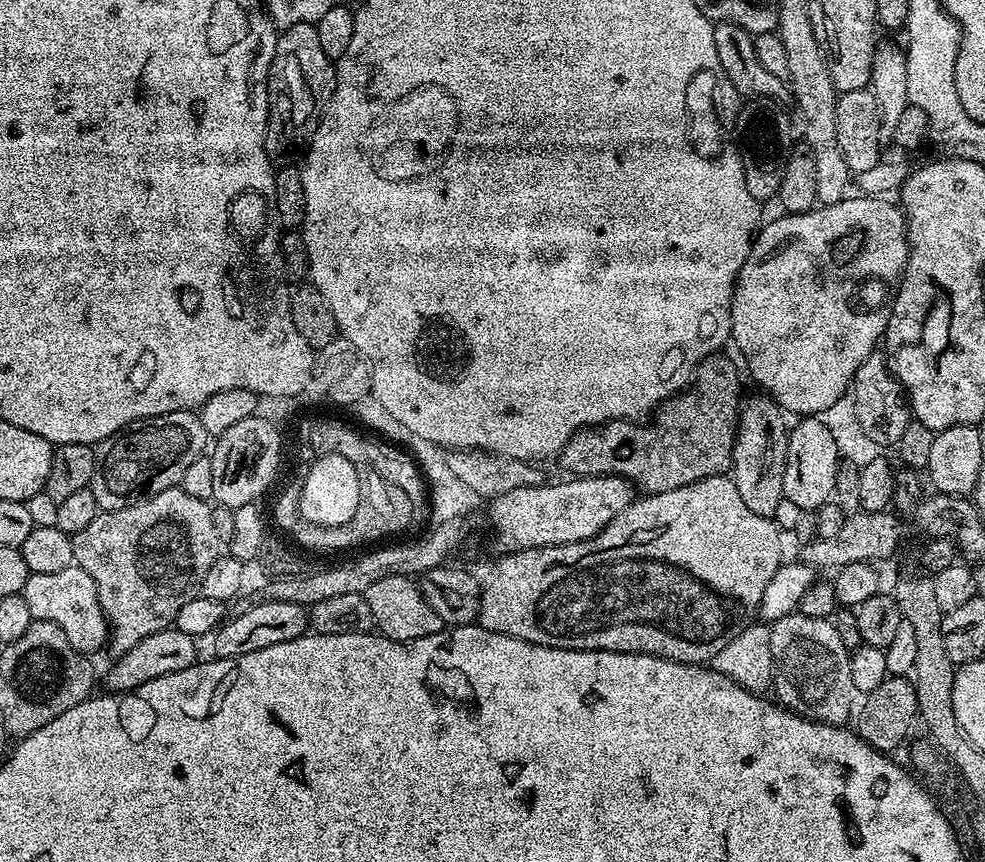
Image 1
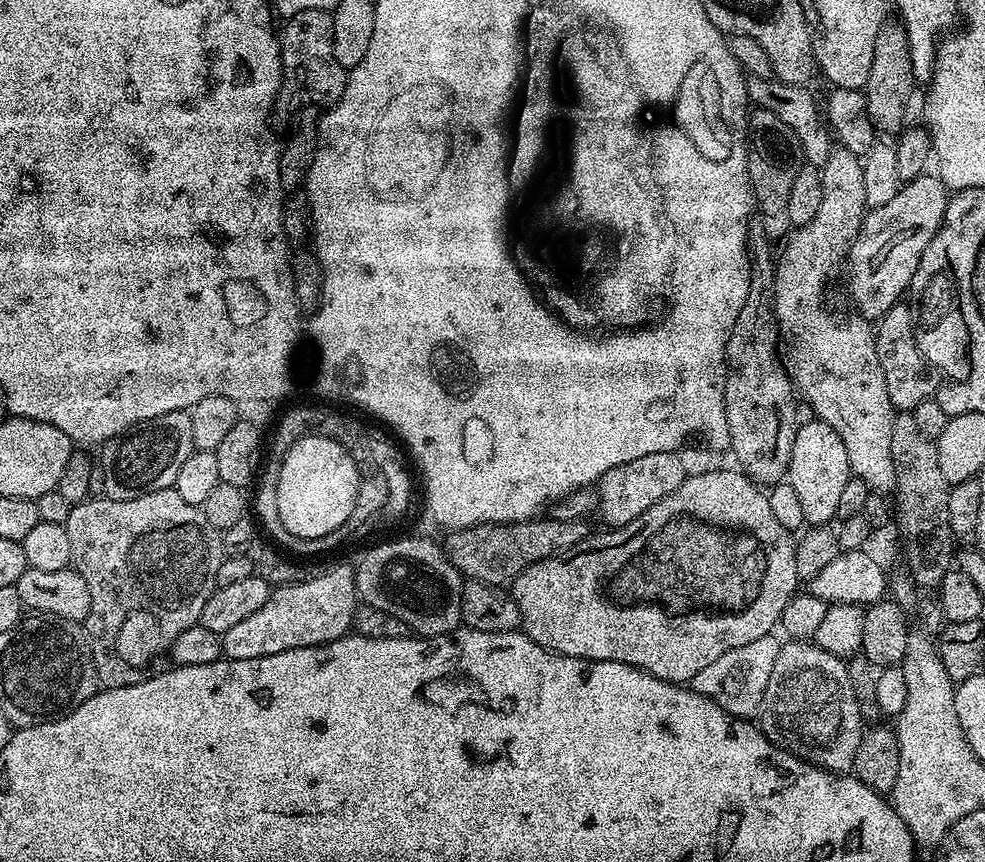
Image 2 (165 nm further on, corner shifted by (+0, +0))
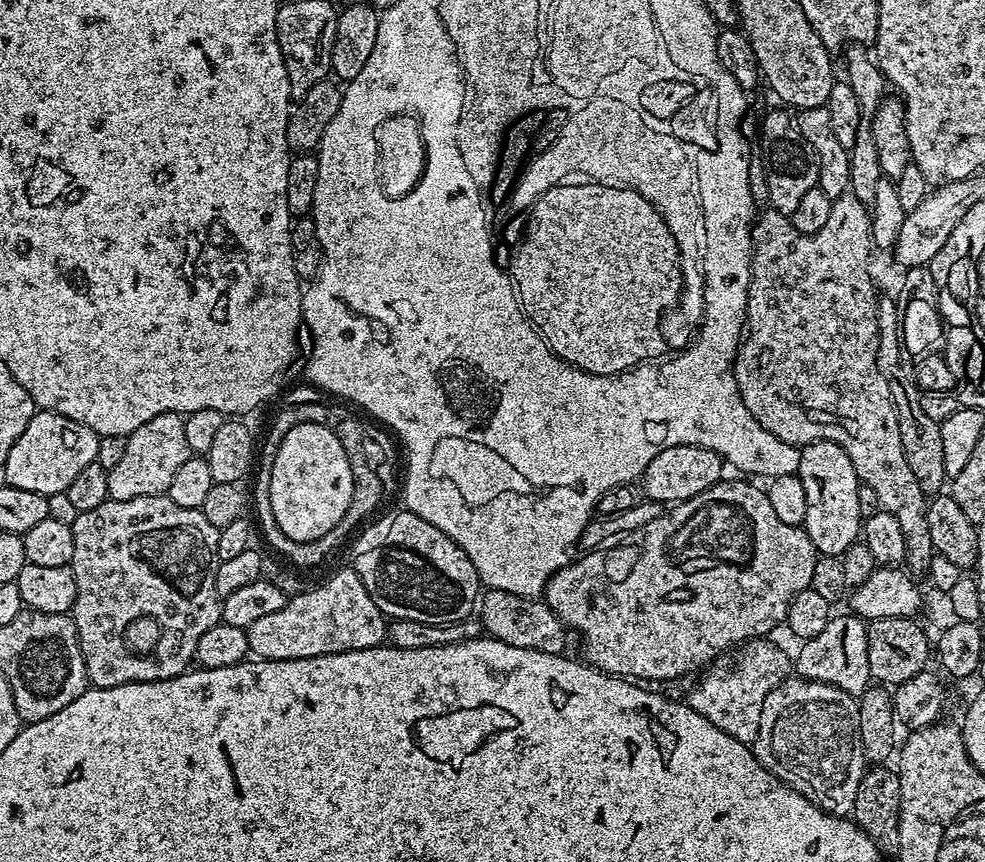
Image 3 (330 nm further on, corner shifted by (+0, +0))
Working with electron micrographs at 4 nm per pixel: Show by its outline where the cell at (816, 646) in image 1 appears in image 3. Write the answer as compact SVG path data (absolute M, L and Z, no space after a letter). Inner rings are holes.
M789 678L777 684L775 690L766 694L766 706L762 706L762 722L758 726L758 738L754 745L754 751L758 762L770 774L774 774L783 784L798 790L798 794L805 796L811 804L820 805L822 811L827 812L830 816L847 817L853 811L853 804L858 795L858 786L866 771L866 761L864 758L862 735L859 733L859 706L857 697L852 696L846 690L838 690L838 686L830 686L826 682L817 680L806 680L803 678Z

